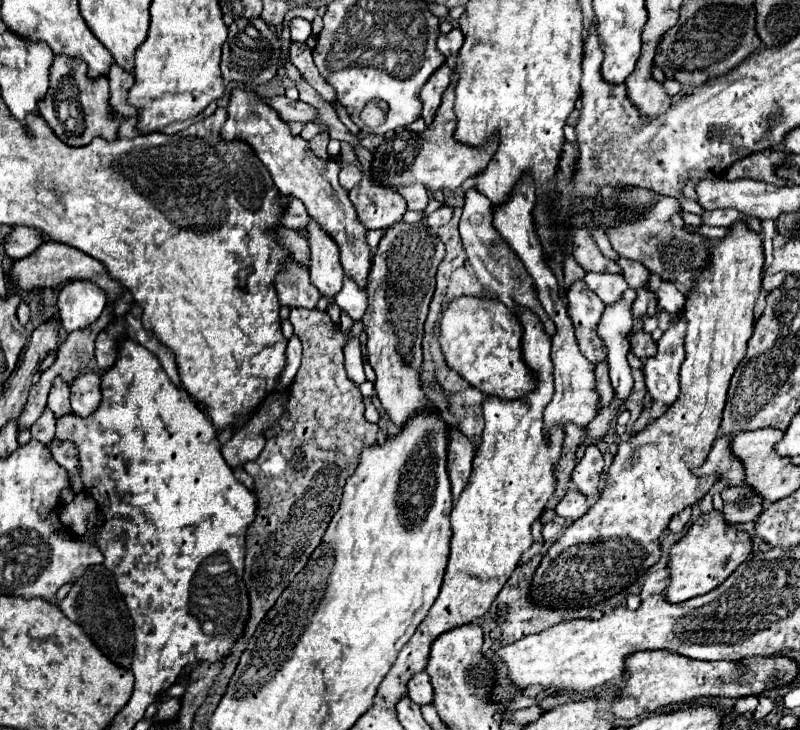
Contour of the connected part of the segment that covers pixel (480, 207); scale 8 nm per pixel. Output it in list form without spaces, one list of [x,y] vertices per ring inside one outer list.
[[[476,188],[466,190],[464,212],[460,218],[460,238],[462,238],[462,246],[466,250],[468,262],[486,292],[496,294],[498,300],[504,302],[508,308],[514,308],[514,304],[530,308],[544,322],[546,332],[554,334],[554,324],[548,318],[548,314],[544,312],[542,304],[538,302],[534,286],[532,286],[532,278],[528,276],[522,260],[516,256],[516,252],[512,252],[512,248],[508,248],[506,242],[502,242],[500,232],[496,232],[496,228],[492,226],[492,208],[490,206],[492,204],[486,200],[486,196],[478,194]]]

